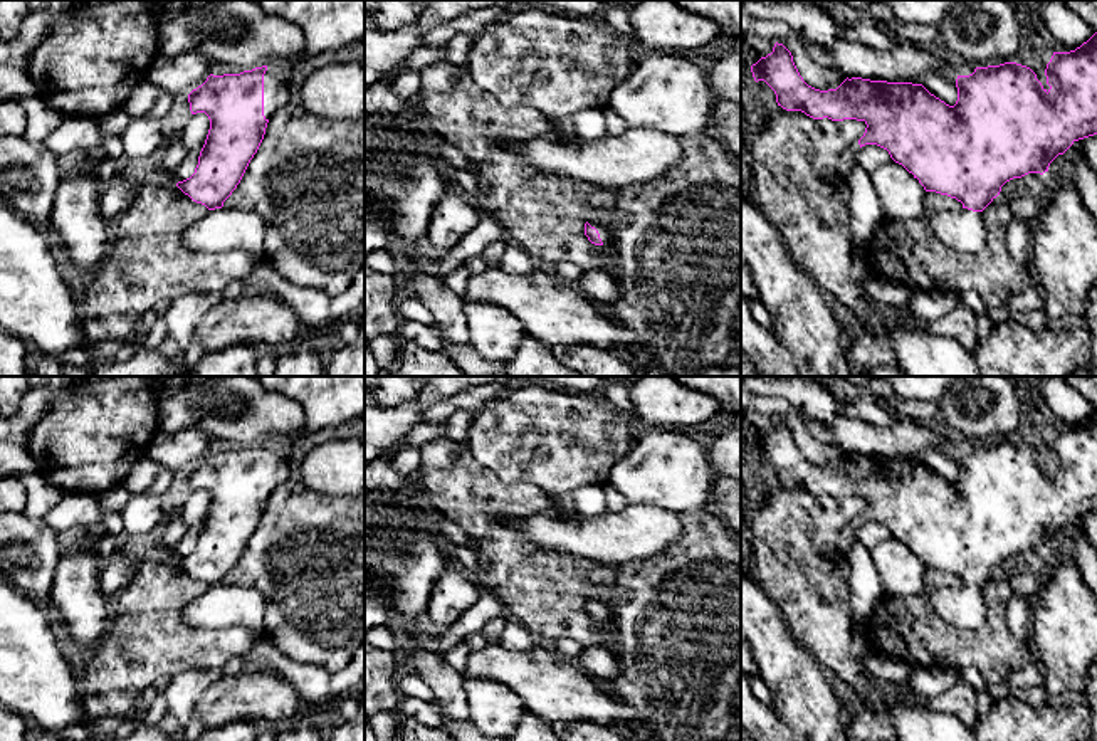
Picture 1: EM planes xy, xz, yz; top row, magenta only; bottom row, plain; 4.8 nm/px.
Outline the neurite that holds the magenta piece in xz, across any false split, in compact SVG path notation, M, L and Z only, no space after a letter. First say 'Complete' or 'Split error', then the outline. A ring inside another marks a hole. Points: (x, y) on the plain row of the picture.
Split error. M588 596L585 600L585 612L595 622L610 622L613 615L613 603L605 598Z

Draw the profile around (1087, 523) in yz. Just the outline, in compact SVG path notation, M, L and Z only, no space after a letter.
M1097 511L1073 518L1063 531L1073 534L1077 529L1080 529L1094 546L1097 546Z

